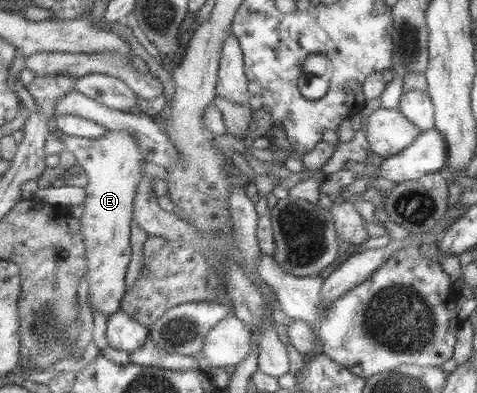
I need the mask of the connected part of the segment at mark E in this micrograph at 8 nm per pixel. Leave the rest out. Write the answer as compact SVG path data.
M127 129L107 130L104 135L94 139L86 139L63 134L60 138L74 157L74 163L79 165L87 175L88 183L85 187L84 210L80 216L80 231L83 235L85 260L87 261L88 304L91 311L102 314L106 319L112 312L120 310L120 301L125 295L124 278L129 263L131 249L128 244L130 221L133 216L133 197L138 182L141 180L141 162L143 155L139 150L136 136Z

